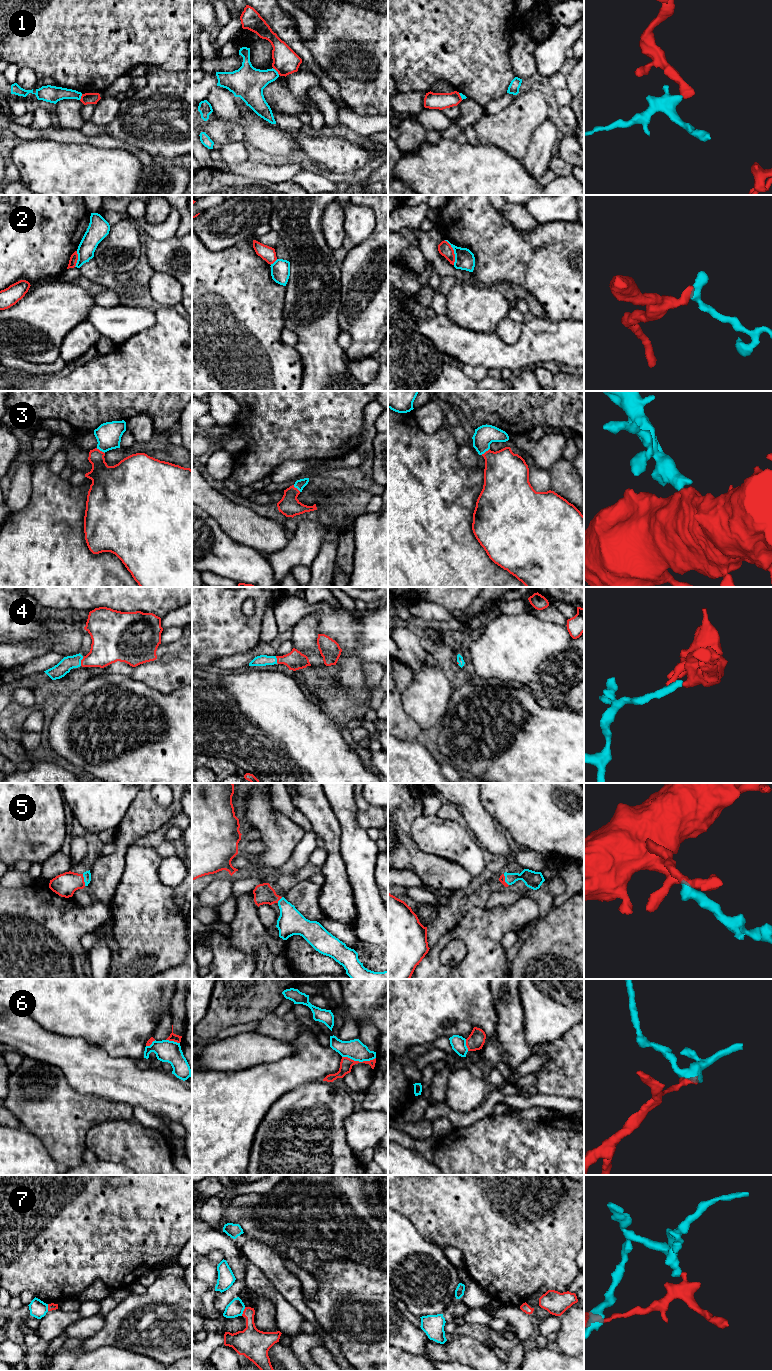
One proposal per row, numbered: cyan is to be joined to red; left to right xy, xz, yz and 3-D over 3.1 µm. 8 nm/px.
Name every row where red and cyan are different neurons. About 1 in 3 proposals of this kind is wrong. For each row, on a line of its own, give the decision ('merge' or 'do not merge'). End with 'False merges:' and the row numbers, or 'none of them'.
1: do not merge
2: do not merge
3: merge
4: merge
5: merge
6: do not merge
7: do not merge
False merges: 1, 2, 6, 7

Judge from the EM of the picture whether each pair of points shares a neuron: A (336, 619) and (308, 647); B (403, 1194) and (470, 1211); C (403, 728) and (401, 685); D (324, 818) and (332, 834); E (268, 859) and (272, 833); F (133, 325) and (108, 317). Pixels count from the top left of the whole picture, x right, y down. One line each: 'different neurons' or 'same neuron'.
A: different neurons
B: same neuron
C: same neuron
D: same neuron
E: same neuron
F: same neuron

